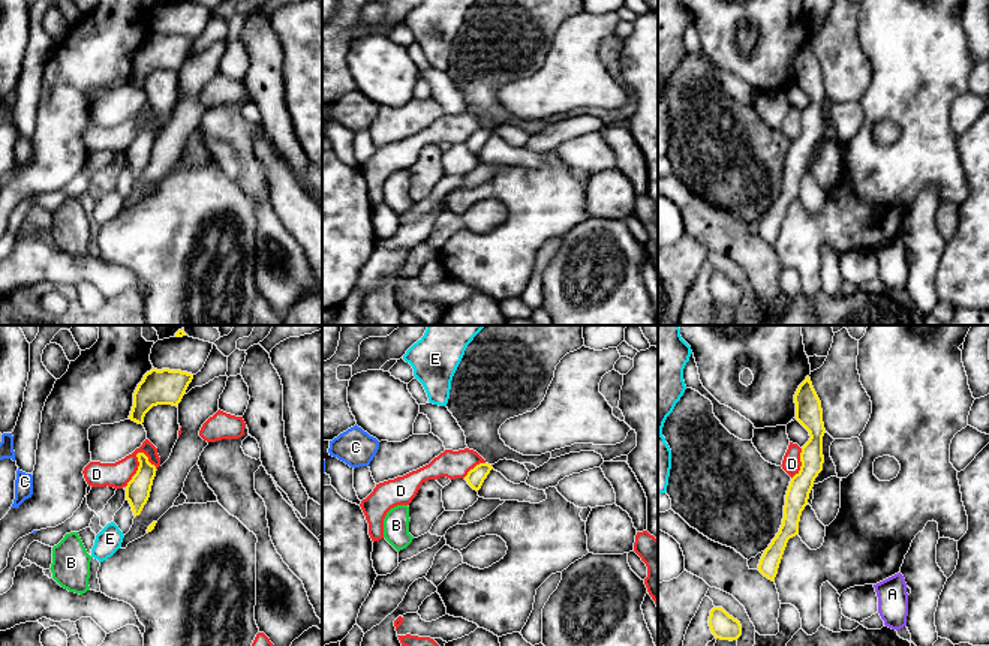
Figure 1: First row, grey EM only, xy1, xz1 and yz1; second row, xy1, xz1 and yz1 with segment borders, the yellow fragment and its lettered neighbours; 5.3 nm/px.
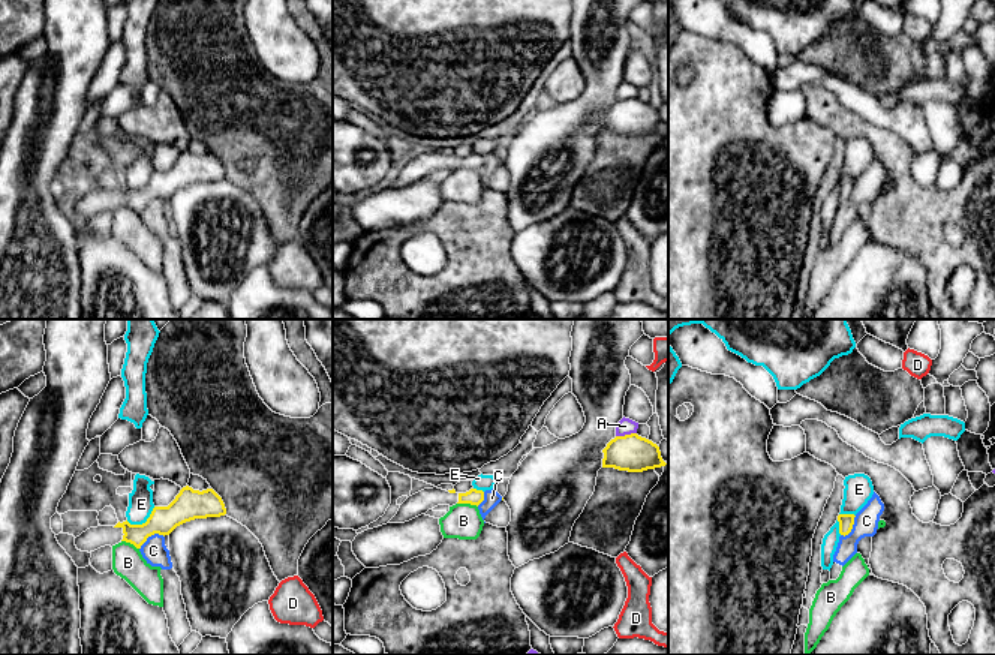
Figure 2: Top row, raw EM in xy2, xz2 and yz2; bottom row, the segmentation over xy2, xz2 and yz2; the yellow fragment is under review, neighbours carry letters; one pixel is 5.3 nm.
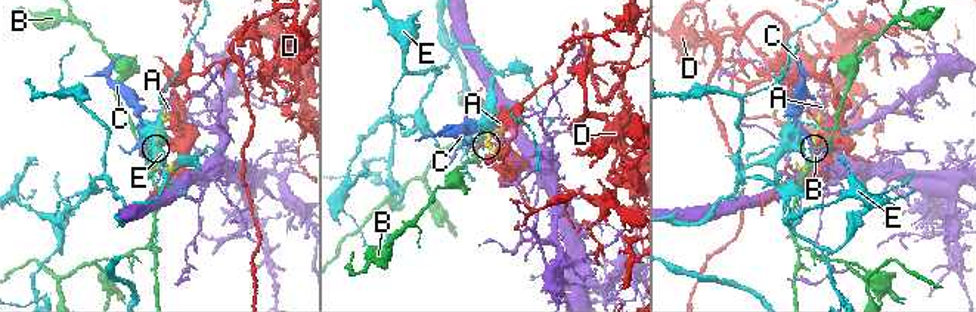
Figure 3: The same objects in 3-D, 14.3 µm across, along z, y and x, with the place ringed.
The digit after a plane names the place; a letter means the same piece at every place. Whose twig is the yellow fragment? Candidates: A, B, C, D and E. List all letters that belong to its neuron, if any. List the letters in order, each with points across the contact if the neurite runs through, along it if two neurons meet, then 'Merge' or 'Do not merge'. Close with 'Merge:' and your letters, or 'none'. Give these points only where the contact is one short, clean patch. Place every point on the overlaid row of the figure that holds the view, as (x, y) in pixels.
A: Boundary: xz2 (636, 432), (616, 436). Do not merge
B: Boundary: xz2 (457, 502), (469, 502), (477, 507). Do not merge
C: Boundary: xy2 (164, 535), (150, 535), (140, 549). Do not merge
D: Boundary: xy1 (143, 451), (137, 454), (137, 472), (125, 486). Do not merge
E: Boundary: xy2 (155, 507), (141, 523), (129, 523), (126, 520). Do not merge
Merge: none

